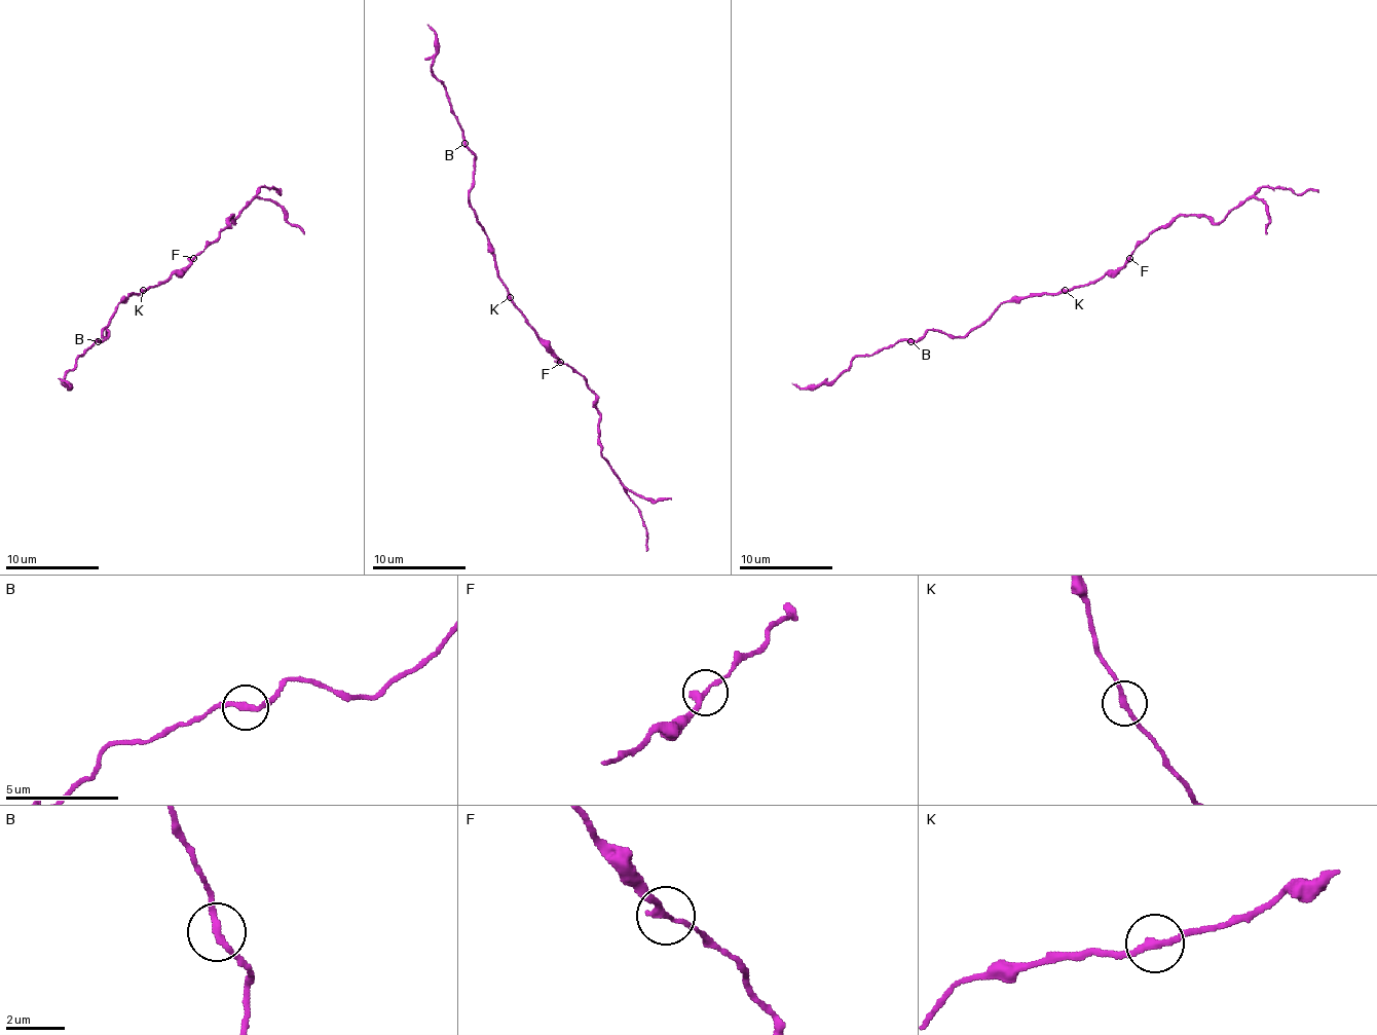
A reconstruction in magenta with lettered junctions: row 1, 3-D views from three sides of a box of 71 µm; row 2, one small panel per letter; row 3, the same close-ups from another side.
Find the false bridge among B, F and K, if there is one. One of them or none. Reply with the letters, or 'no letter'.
no letter

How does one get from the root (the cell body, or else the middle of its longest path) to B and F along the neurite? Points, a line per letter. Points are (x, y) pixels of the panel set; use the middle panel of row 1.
B: (510, 299), (510, 292), (497, 273), (493, 246), (470, 204), (474, 156), (464, 143)
F: (510, 299), (540, 341), (560, 362)

